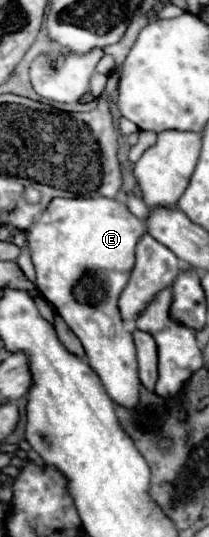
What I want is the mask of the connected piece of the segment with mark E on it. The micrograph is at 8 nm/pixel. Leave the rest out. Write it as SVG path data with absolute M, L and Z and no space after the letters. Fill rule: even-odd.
M57 198L51 200L39 220L27 230L29 252L37 274L37 288L49 300L67 326L77 334L85 348L89 366L99 374L105 392L121 406L135 408L139 404L139 372L135 358L135 344L129 330L125 330L123 320L117 310L119 294L129 282L133 264L135 264L135 246L137 240L145 234L145 224L135 218L127 206L113 198Z

